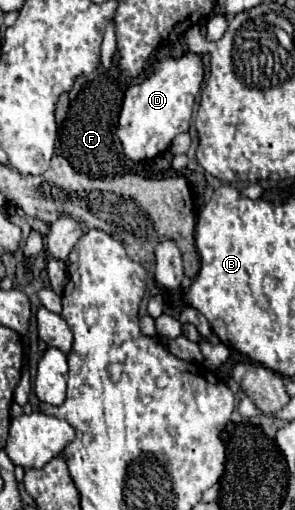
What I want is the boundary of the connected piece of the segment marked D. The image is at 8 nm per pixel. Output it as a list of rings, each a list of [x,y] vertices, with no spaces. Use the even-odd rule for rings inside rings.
[[[188,52],[180,58],[164,58],[156,60],[152,66],[152,76],[142,78],[140,82],[134,82],[126,88],[116,130],[124,154],[134,162],[162,154],[170,148],[174,136],[190,128],[194,98],[200,92],[204,80],[204,64],[200,54]]]

